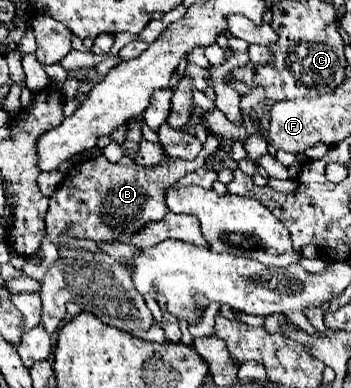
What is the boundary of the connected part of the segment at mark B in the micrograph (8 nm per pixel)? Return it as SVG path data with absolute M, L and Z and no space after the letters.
M209 134L195 161L167 157L159 167L141 167L127 157L121 157L113 165L103 155L99 155L73 165L67 171L61 187L57 187L57 193L49 199L49 211L45 217L49 239L57 245L59 235L63 231L71 231L71 235L75 235L77 239L111 243L117 241L123 233L127 233L131 227L145 227L151 221L163 219L167 213L165 191L187 173L203 167L203 161L218 148L219 141L216 136Z

